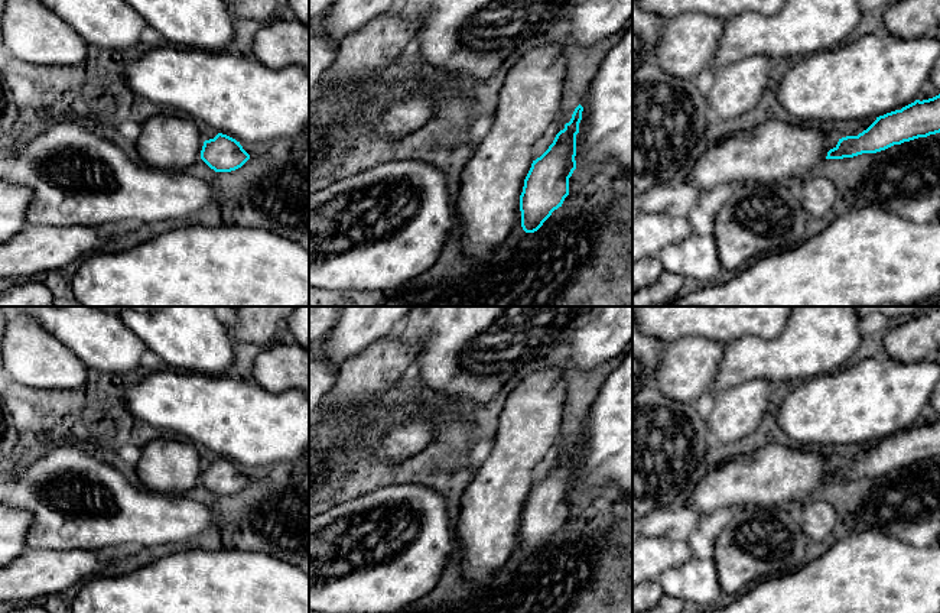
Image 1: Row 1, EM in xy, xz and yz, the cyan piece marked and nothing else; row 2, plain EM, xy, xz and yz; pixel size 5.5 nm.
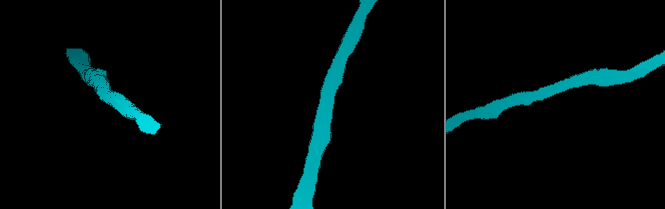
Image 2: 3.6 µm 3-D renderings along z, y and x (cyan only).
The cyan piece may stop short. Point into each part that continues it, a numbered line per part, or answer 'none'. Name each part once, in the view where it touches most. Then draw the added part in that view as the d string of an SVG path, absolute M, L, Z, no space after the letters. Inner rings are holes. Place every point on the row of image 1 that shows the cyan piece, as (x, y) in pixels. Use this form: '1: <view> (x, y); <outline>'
none

